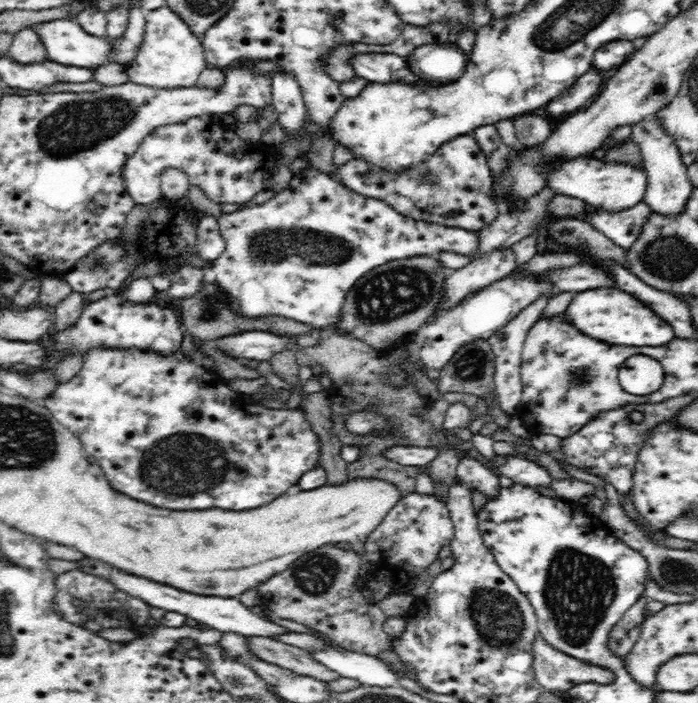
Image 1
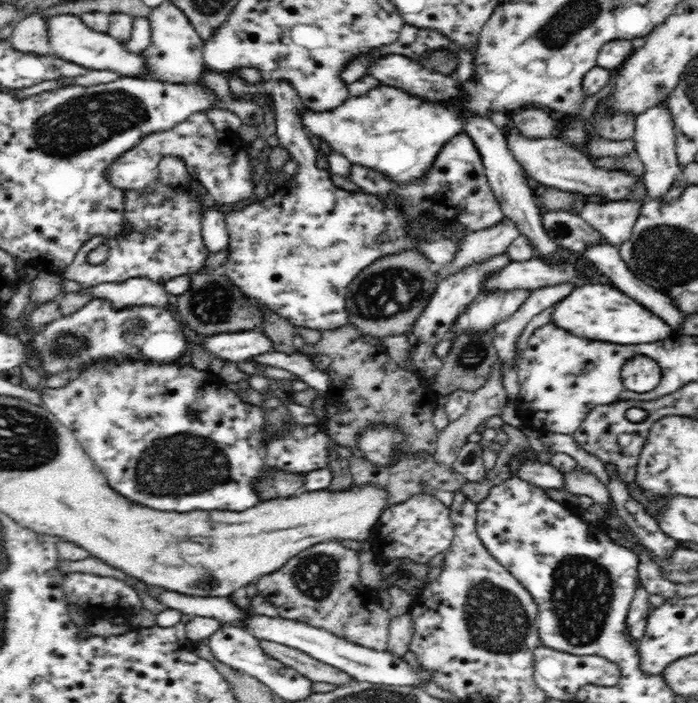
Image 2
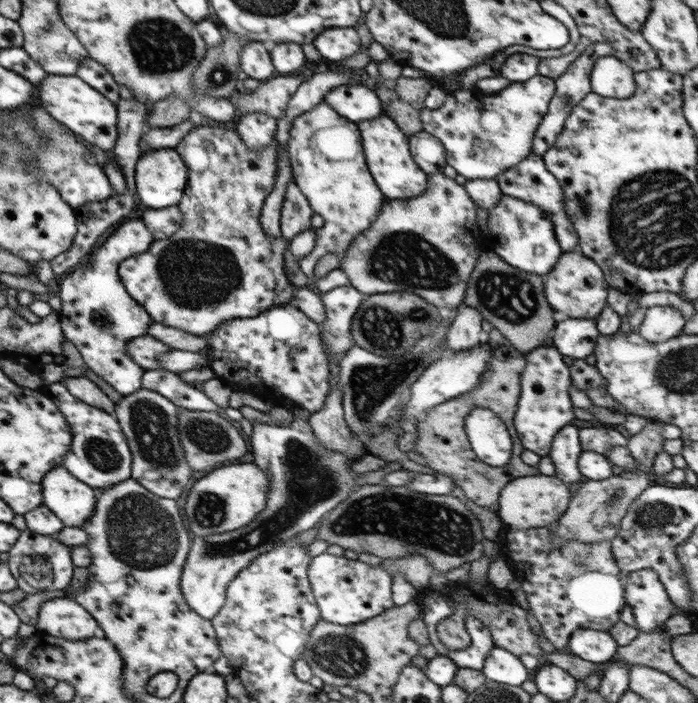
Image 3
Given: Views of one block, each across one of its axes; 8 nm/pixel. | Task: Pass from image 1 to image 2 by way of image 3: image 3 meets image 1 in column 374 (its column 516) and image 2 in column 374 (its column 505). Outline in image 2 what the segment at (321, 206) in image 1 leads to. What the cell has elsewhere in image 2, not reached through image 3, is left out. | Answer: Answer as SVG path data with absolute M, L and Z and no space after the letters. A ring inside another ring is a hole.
M288 80L266 81L265 86L275 108L280 146L288 150L290 158L298 163L298 172L282 186L276 187L272 196L268 194L239 211L225 214L228 254L219 266L220 274L227 278L252 306L275 312L294 326L319 331L344 327L350 324L351 317L345 311L348 286L365 268L388 256L418 251L418 246L426 242L422 237L424 229L429 227L457 247L464 242L466 234L454 231L448 224L431 218L413 220L413 216L406 215L403 210L388 207L379 196L346 191L334 185L331 174L316 167L317 145L302 123L302 110L305 106L296 88Z

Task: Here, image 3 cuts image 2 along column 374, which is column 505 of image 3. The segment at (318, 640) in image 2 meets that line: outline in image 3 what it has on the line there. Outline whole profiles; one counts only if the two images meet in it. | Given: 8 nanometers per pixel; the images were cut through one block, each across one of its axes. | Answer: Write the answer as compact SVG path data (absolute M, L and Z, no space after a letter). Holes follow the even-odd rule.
M496 646L489 651L481 671L485 678L493 682L517 687L532 675L517 656Z

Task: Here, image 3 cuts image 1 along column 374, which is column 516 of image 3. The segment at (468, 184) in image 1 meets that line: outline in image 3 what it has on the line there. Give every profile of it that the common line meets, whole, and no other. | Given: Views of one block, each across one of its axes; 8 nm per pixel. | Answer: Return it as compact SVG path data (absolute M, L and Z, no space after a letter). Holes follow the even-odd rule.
M530 152L521 162L518 162L510 169L505 169L494 179L498 184L499 190L505 196L538 206L541 210L550 214L553 222L553 232L562 252L577 248L577 235L569 222L569 218L567 218L561 187L555 177L545 168L542 156Z

